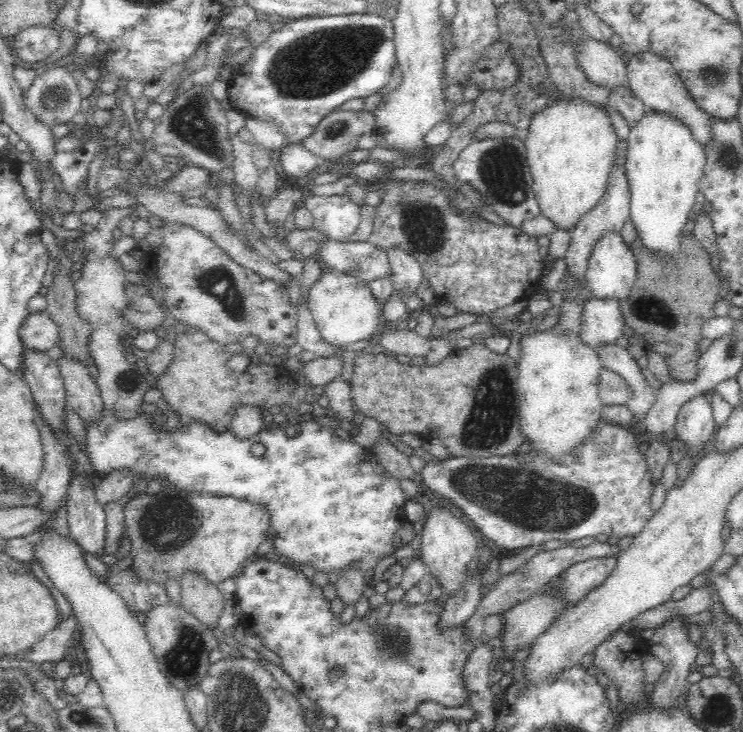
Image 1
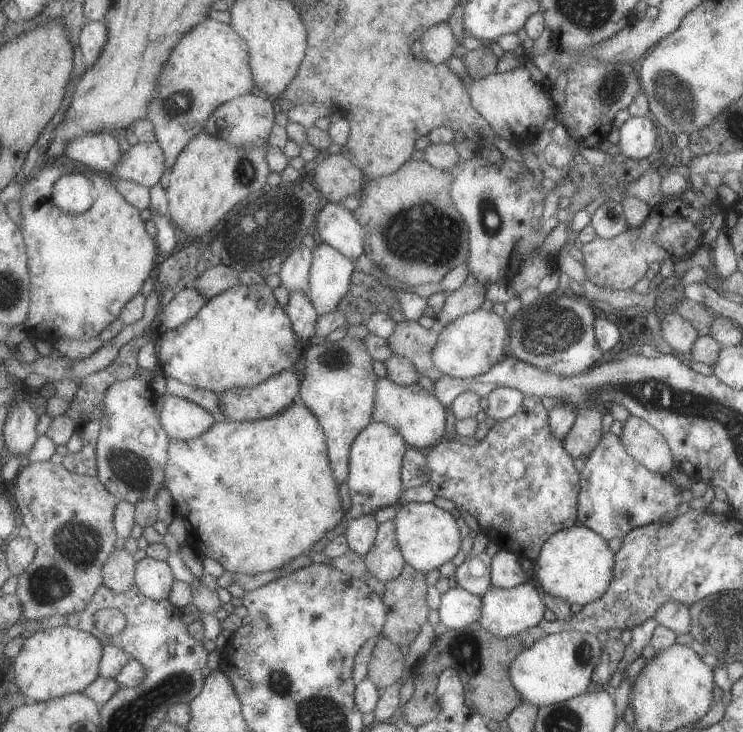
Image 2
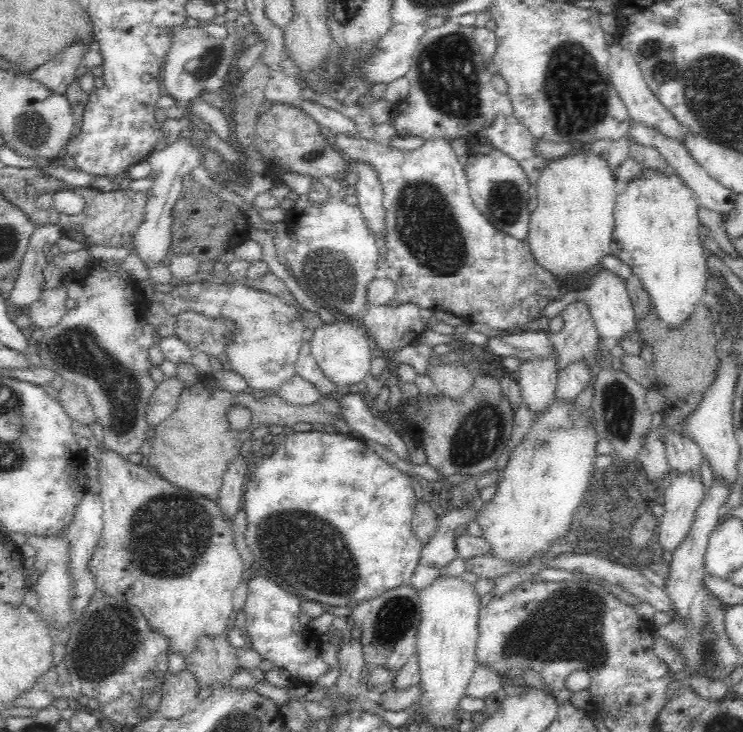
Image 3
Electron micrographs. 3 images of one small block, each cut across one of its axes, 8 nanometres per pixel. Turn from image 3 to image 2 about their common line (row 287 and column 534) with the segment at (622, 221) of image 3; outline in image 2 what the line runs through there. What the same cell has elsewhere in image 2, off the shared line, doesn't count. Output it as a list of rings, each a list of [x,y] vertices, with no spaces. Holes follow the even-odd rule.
[[[566,630],[543,636],[529,648],[519,652],[510,664],[510,680],[523,700],[540,707],[558,703],[585,693],[593,668],[599,662],[601,645],[595,635]]]

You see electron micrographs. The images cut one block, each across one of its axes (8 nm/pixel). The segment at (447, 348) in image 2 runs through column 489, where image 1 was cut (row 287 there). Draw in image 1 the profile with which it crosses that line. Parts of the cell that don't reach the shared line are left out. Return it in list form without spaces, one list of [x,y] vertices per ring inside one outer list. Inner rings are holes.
[[[344,271],[322,273],[310,287],[307,303],[322,340],[336,348],[372,340],[372,336],[379,332],[379,326],[384,323],[382,308],[378,308],[378,300],[372,294],[371,287],[363,279]]]

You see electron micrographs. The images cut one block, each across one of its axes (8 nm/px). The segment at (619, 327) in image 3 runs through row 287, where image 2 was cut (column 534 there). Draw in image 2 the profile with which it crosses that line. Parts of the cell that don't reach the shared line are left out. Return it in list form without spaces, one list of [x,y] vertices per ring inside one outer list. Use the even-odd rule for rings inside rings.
[[[530,579],[509,589],[489,587],[483,594],[483,628],[495,637],[518,635],[519,632],[537,626],[543,620],[546,608],[541,591],[537,590]]]

